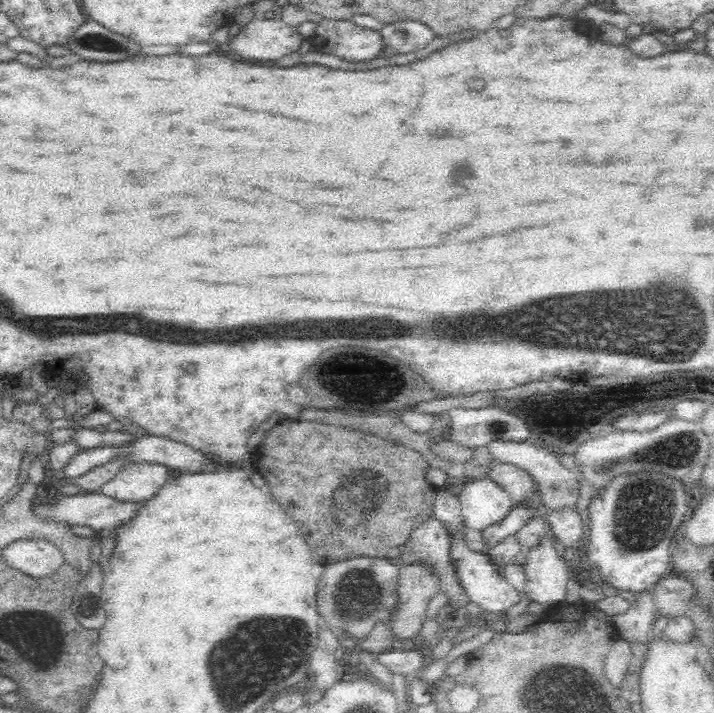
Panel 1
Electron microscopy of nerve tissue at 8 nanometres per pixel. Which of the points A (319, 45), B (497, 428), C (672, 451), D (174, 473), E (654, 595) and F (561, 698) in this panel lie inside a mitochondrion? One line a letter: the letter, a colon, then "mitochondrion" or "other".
A: other
B: mitochondrion
C: mitochondrion
D: other
E: other
F: mitochondrion

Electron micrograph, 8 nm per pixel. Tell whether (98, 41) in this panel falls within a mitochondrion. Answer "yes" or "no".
yes

